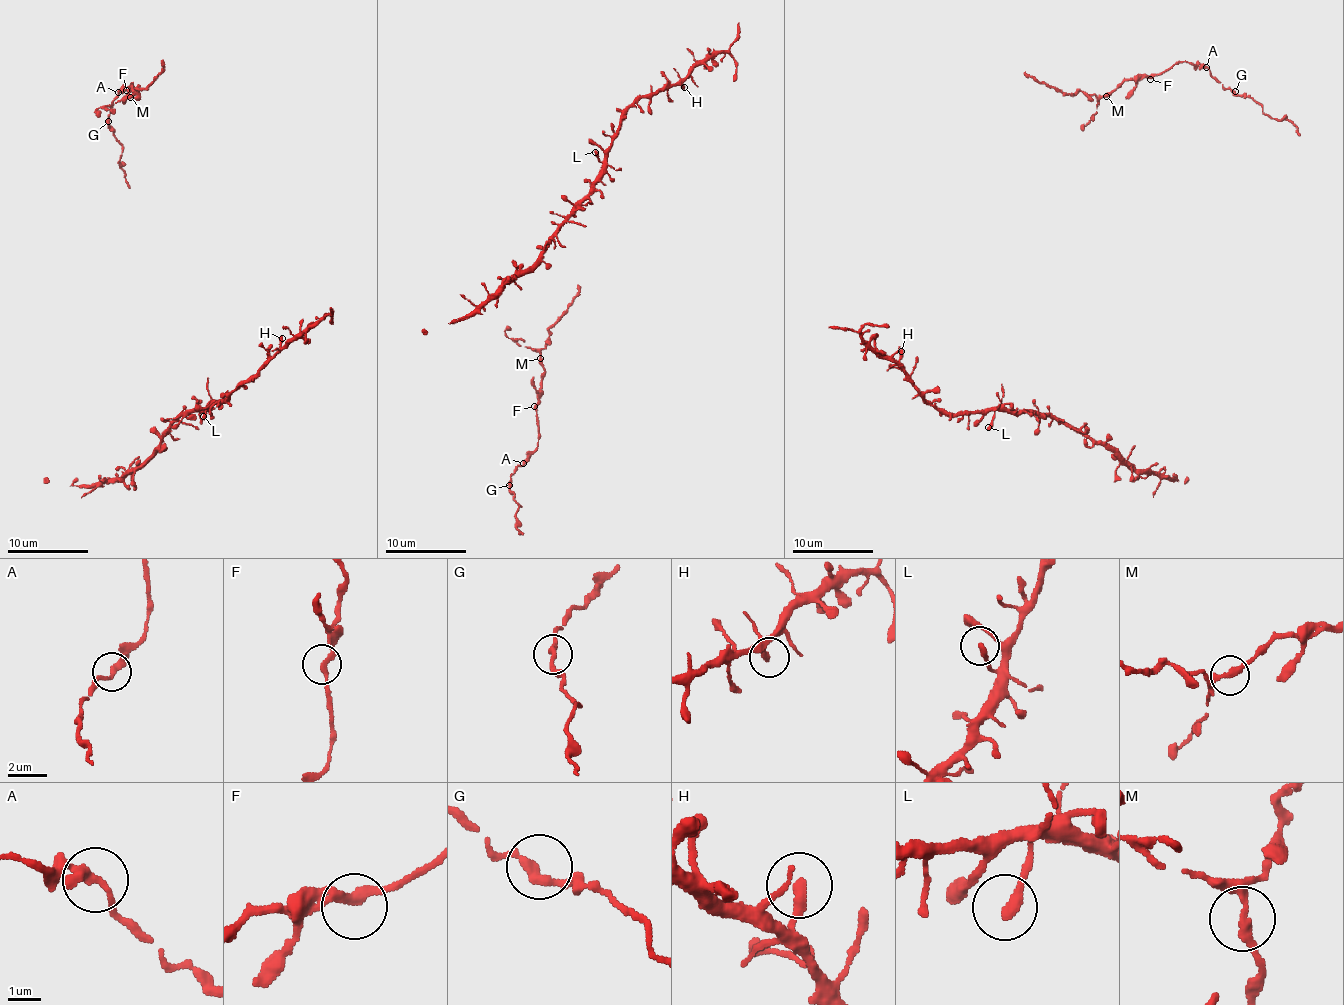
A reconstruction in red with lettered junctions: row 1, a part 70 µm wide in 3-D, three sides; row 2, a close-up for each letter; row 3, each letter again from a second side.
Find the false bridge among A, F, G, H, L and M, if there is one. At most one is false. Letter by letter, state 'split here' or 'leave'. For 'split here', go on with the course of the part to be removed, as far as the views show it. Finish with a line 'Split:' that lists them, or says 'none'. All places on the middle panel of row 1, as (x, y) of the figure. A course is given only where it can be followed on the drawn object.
A: leave
F: leave
G: leave
H: leave
L: leave
M: leave
Split: none

